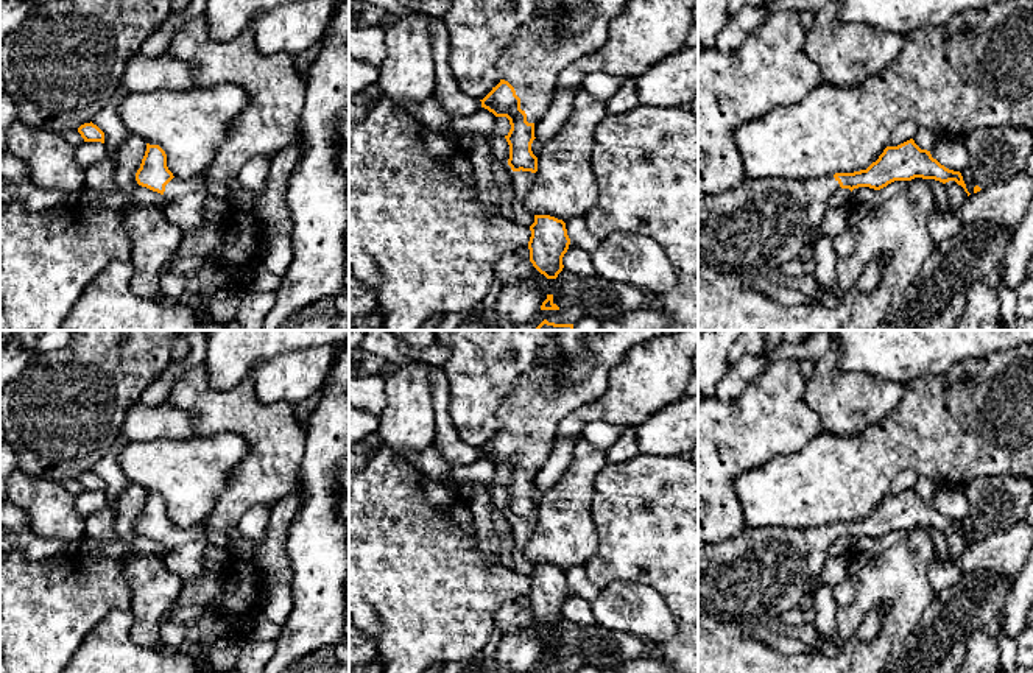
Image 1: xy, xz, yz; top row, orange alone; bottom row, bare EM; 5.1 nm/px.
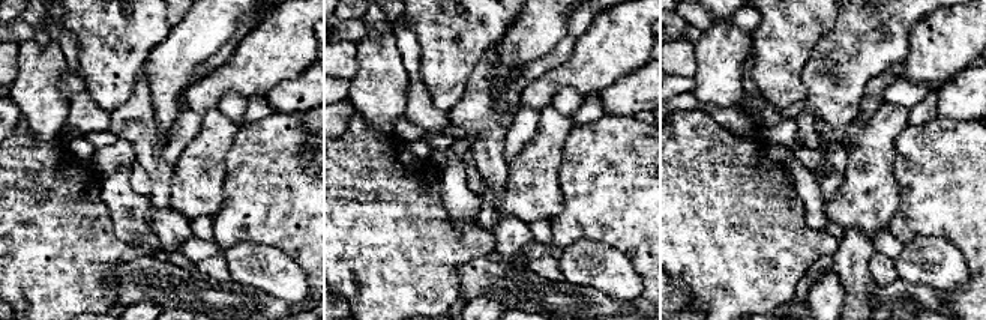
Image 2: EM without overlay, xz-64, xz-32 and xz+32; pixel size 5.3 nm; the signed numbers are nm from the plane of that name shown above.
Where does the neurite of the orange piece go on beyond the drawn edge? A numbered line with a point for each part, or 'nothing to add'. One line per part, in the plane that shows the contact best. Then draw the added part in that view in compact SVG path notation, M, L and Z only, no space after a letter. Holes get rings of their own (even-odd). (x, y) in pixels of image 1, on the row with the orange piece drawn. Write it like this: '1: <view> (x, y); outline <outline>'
1: xz (532, 63); outline M561 0L539 2L533 19L514 33L497 62L500 79L514 87L528 123L536 123L548 109L559 73L606 44L611 20L628 2L589 0L589 26L575 36L558 39L552 20L561 16Z

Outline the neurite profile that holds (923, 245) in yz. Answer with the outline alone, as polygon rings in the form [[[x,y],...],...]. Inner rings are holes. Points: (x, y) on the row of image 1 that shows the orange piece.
[[[922,178],[908,181],[904,192],[883,201],[876,212],[863,212],[860,203],[854,199],[848,204],[846,227],[855,227],[857,238],[854,251],[848,257],[837,260],[835,293],[844,298],[873,262],[880,262],[883,273],[877,288],[858,298],[848,322],[840,330],[876,330],[882,324],[890,302],[896,296],[902,296],[915,284],[925,260],[935,249],[927,229],[933,207],[933,192]]]

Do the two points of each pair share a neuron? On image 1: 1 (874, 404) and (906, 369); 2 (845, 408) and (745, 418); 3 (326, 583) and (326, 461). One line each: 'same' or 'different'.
1: different
2: different
3: same

